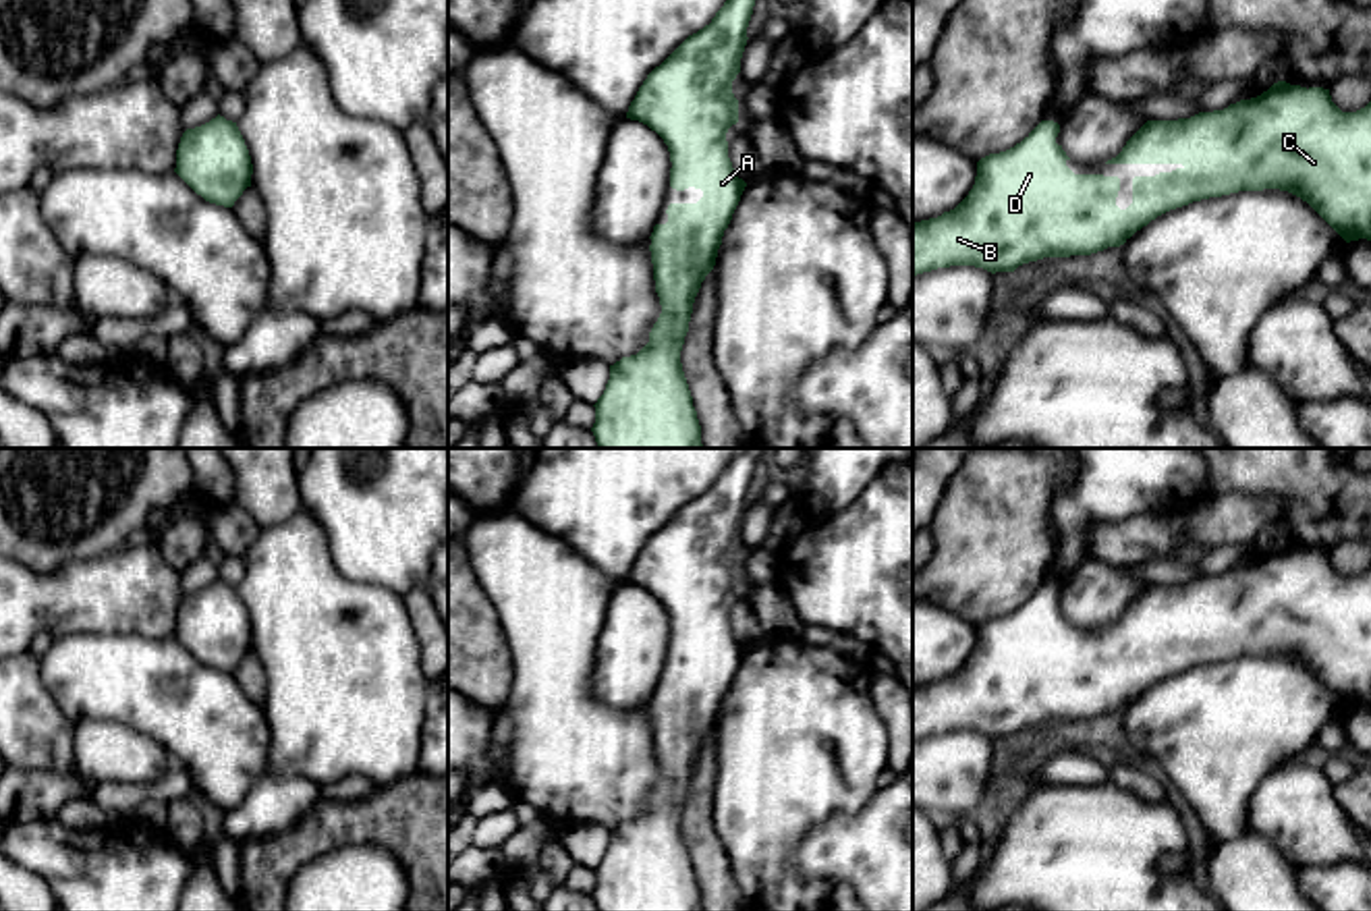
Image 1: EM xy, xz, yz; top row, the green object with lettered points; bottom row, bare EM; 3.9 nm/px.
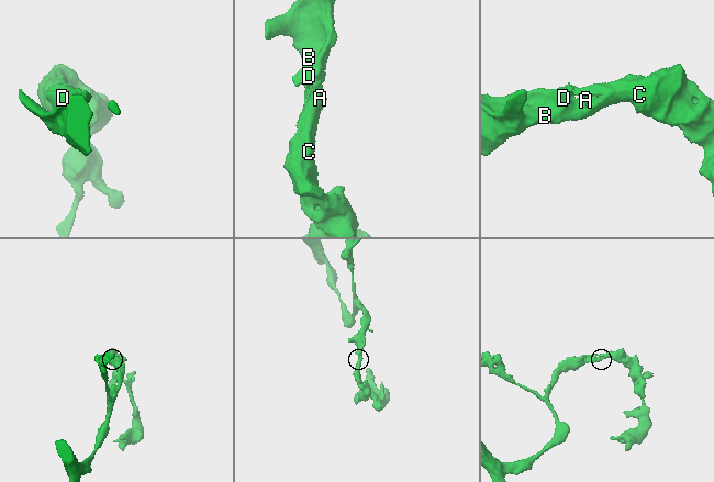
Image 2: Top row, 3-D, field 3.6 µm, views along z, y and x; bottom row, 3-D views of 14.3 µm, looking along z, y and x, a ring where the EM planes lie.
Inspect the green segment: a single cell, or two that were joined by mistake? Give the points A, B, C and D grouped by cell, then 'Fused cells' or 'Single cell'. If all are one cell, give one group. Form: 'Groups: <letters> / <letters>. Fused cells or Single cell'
Groups: A B C D. Single cell

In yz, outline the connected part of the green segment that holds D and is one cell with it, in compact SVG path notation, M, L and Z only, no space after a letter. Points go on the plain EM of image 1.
M1286 546L1274 548L1267 556L1263 556L1257 562L1240 564L1236 569L1230 569L1224 575L1213 577L1199 577L1191 583L1178 583L1178 585L1147 585L1122 612L1122 616L1108 625L1106 629L1176 629L1178 633L1172 637L1159 637L1155 641L1135 641L1132 643L1132 668L1126 674L1120 674L1116 670L1116 662L1120 656L1120 643L1118 641L1103 641L1103 639L1074 639L1066 627L1070 625L1062 610L1056 608L1056 602L1060 598L1060 589L1054 585L1041 585L1020 608L1014 612L989 618L977 627L977 641L975 650L969 656L969 660L950 677L944 677L938 683L913 687L913 741L931 737L938 733L950 733L950 730L975 730L983 733L991 739L996 737L1014 737L1018 730L1037 726L1043 722L1070 722L1070 720L1091 720L1097 716L1103 716L1108 712L1120 712L1124 710L1137 695L1147 691L1157 681L1188 670L1193 666L1209 664L1209 662L1222 662L1238 656L1263 656L1263 654L1280 654L1288 656L1303 666L1307 666L1346 708L1367 703L1371 706L1371 567L1356 575L1356 577L1342 577L1330 560L1330 554L1323 552L1300 552L1290 550Z

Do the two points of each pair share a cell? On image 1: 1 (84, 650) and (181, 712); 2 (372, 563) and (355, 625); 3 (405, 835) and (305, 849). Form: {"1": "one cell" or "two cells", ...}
{"1": "one cell", "2": "two cells", "3": "one cell"}

